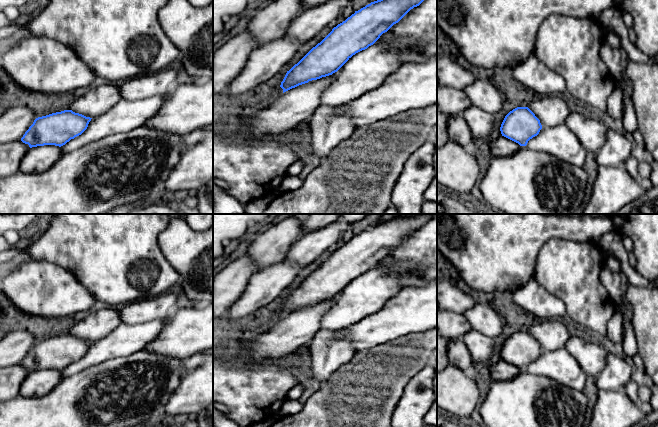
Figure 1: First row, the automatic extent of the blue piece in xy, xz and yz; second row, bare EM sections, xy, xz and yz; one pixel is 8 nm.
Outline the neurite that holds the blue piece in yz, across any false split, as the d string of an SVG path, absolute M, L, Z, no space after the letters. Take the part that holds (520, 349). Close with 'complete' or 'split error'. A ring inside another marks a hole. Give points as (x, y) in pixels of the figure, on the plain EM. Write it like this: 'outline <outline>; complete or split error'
outline M517 331L504 342L500 355L502 360L526 370L542 353L540 344L528 331Z; complete

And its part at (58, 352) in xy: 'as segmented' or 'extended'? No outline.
as segmented

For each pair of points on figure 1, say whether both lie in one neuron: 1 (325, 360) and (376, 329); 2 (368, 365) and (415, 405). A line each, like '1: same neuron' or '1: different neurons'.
1: different neurons
2: different neurons

